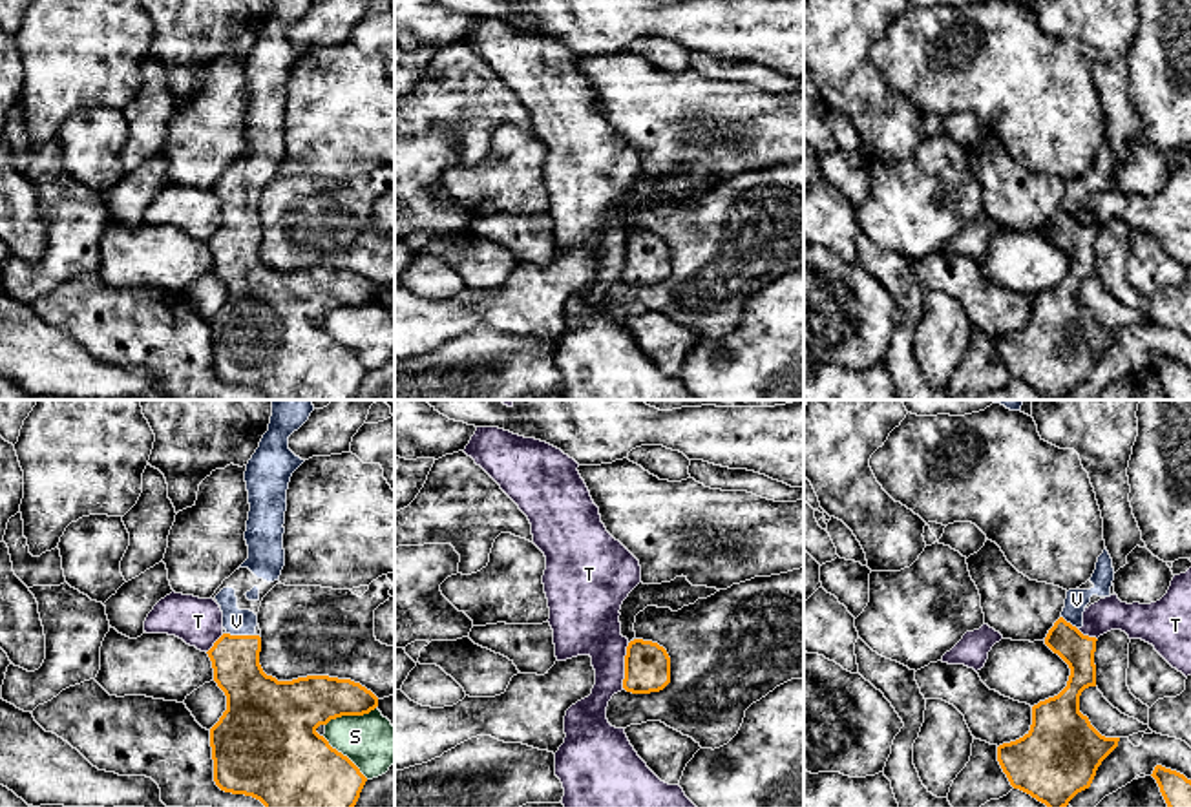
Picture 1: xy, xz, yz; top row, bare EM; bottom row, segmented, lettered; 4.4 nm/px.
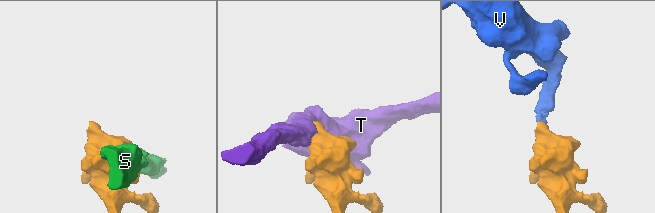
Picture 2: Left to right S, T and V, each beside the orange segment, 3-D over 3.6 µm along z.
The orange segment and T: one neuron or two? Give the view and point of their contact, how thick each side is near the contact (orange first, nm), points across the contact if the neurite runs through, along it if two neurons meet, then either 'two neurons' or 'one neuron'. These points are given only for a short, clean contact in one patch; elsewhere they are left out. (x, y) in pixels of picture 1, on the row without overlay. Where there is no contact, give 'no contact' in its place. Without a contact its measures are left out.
meets orange in xz at (625, 258); 200 nm thick on the orange side, 280 nm on the other; border along xz (629, 234), (623, 280); two neurons

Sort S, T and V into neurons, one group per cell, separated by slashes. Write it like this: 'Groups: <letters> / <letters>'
Groups: S / T / V

